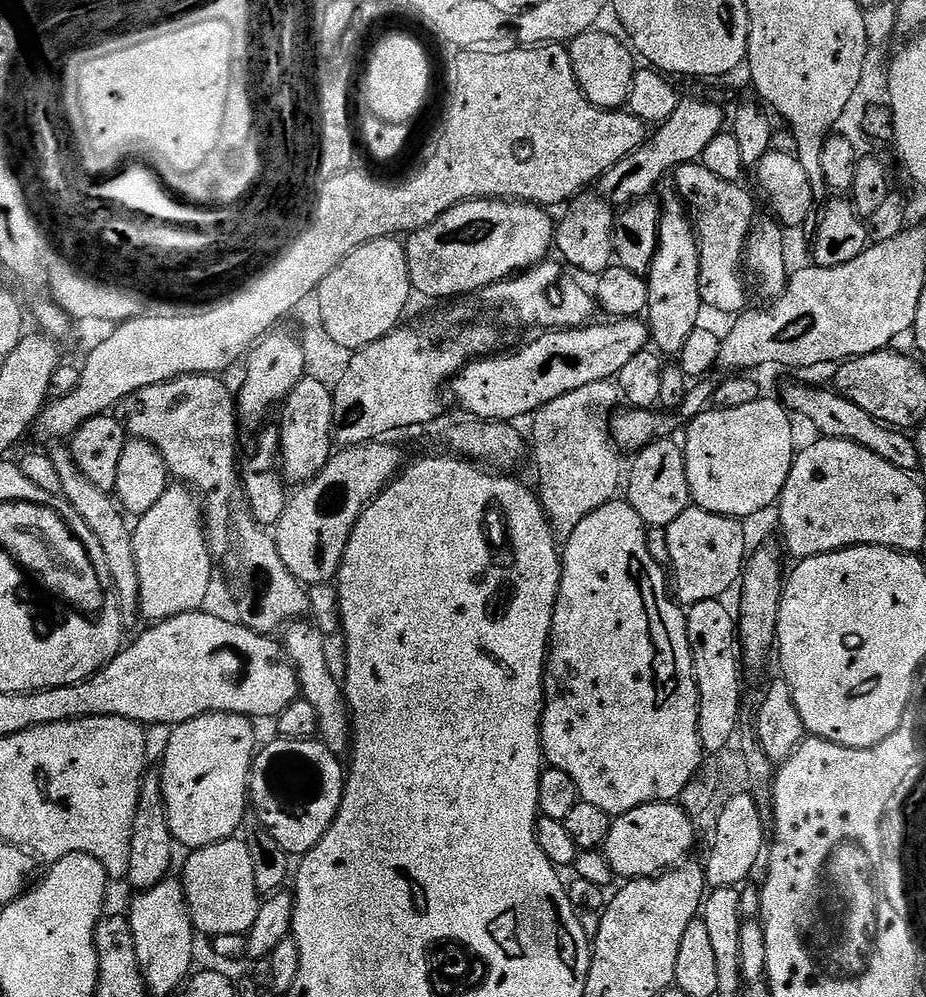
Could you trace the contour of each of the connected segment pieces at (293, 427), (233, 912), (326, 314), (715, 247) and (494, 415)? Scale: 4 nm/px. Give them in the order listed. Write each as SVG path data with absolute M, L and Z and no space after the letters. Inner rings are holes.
M314 374L305 375L287 395L283 401L281 410L282 416L278 431L280 434L280 452L279 463L283 479L290 483L296 483L296 486L305 484L317 475L324 468L326 462L332 455L334 442L332 439L333 424L333 391L325 385L326 382Z
M233 838L211 844L205 848L195 849L192 856L184 864L184 896L188 900L188 913L192 915L192 927L197 933L205 932L208 938L222 934L238 934L244 936L251 932L254 918L258 918L258 910L262 903L259 890L254 886L254 865L250 859L250 850L243 839Z
M399 239L371 240L358 250L354 250L321 282L314 293L315 299L320 299L319 323L340 347L349 350L359 350L378 342L386 334L390 334L401 323L400 315L408 304L408 299L414 296L408 259L404 253L404 244Z
M703 162L684 164L676 169L674 173L676 185L674 191L681 201L686 205L690 213L690 219L696 230L696 241L700 251L700 303L705 309L713 308L716 312L732 312L739 314L745 311L748 300L748 288L746 283L746 272L744 263L744 248L748 244L748 235L752 232L752 225L757 219L756 204L752 196L735 180L718 178L718 174L710 174Z
M616 318L612 324L589 323L582 328L562 328L548 330L537 340L532 340L521 352L508 352L505 356L493 354L477 358L460 369L450 381L452 396L469 412L469 417L480 422L516 422L519 416L531 417L540 407L548 402L579 390L588 383L611 381L619 377L622 366L634 358L634 354L645 351L649 347L650 337L648 325L640 318Z

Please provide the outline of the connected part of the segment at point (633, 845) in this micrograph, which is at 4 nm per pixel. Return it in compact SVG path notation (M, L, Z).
M679 803L643 804L615 817L602 845L602 855L617 877L651 878L667 872L689 859L688 851L696 840L693 817Z

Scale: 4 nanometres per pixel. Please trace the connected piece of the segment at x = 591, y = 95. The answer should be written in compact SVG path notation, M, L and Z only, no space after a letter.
M600 31L583 32L578 38L570 41L567 50L572 59L576 81L584 91L585 98L599 108L620 110L628 103L632 75L636 72L638 64L637 61L632 61L633 49L619 35L611 36L608 32Z

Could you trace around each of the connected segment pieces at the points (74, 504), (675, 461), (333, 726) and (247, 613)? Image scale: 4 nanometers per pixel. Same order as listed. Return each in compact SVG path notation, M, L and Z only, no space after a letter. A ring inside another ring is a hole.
M67 447L51 449L54 470L58 470L58 478L62 478L62 495L73 510L86 522L86 526L102 546L102 554L106 558L106 570L110 570L112 588L120 601L120 610L125 617L136 616L140 607L140 587L138 586L138 566L134 562L134 546L132 545L132 528L125 513L118 507L117 501L103 489L94 486L83 474L80 467L72 460L71 451Z
M659 438L639 449L634 457L636 461L632 464L632 473L629 476L627 473L626 476L628 505L635 510L638 518L642 518L642 522L648 528L667 529L670 522L678 518L678 514L689 508L692 498L686 478L683 447L675 439Z
M308 622L295 624L283 629L283 655L296 669L296 676L300 679L300 696L306 702L310 702L310 706L314 706L314 714L318 714L319 739L327 744L331 752L343 753L343 748L345 751L350 744L350 717L341 681L337 677L335 680L328 669L328 652L324 649L325 633Z
M216 374L179 376L158 386L146 386L126 397L124 403L119 405L118 412L126 421L127 431L135 439L149 440L159 450L169 473L175 479L176 476L180 479L177 481L191 486L197 493L204 492L202 512L206 517L206 535L213 557L220 558L225 555L224 566L228 570L228 584L232 587L232 600L236 603L235 619L250 631L260 636L271 637L296 618L291 616L298 615L300 608L302 612L306 588L286 570L276 549L275 539L263 527L257 525L248 512L248 504L241 487L241 473L238 471L238 455L236 456L237 403L233 393L228 393L227 386L220 380L223 379Z

